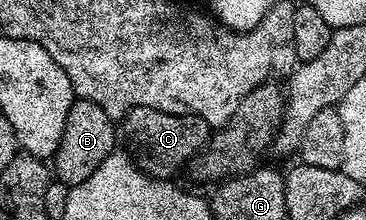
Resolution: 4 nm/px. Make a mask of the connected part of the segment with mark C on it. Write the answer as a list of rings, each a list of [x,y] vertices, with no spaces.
[[[135,107],[122,120],[122,139],[128,142],[127,150],[136,166],[152,178],[165,181],[176,177],[172,175],[179,173],[184,162],[185,166],[203,152],[209,134],[208,123],[196,115],[162,113],[149,107]]]

